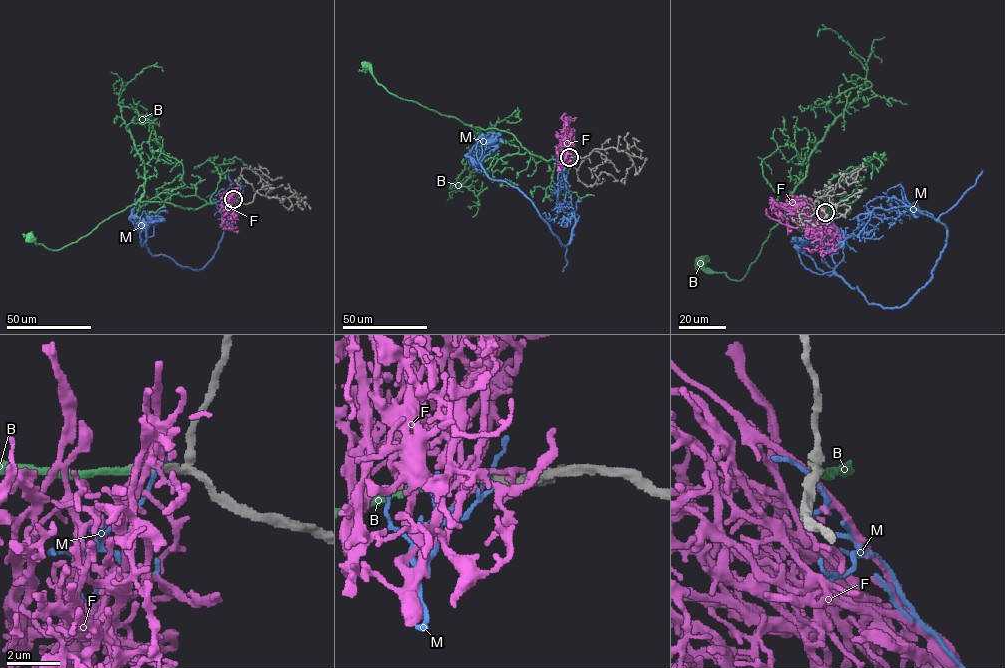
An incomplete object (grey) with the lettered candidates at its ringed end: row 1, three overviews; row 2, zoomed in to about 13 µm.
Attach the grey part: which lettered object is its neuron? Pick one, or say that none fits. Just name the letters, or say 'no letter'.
B

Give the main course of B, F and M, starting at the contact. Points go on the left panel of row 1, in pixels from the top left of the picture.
B: (232, 200), (207, 203), (195, 209), (139, 199), (60, 249), (49, 249), (31, 238)
F: (233, 200), (233, 194), (228, 197), (229, 202), (238, 196), (240, 199)
M: (234, 200), (201, 269), (152, 255), (135, 221)

